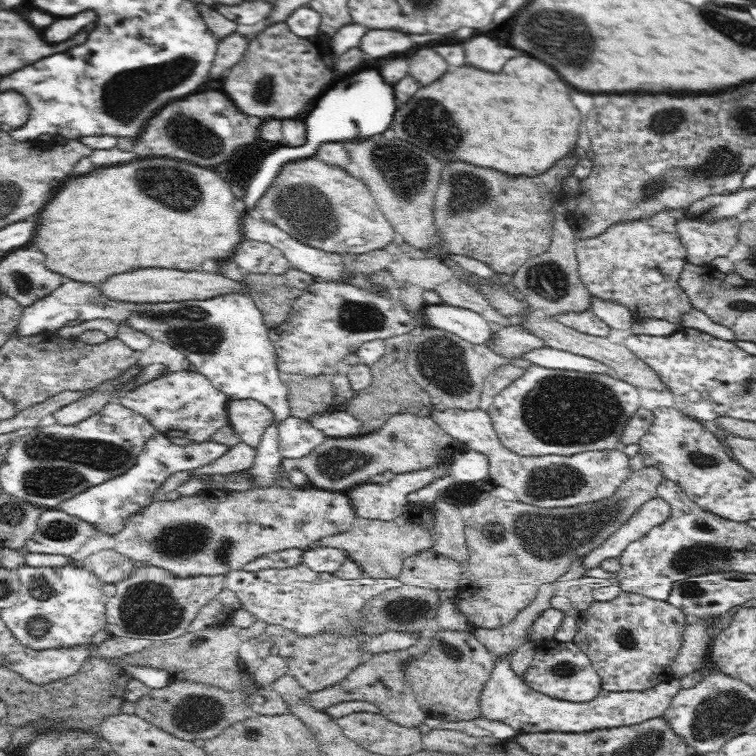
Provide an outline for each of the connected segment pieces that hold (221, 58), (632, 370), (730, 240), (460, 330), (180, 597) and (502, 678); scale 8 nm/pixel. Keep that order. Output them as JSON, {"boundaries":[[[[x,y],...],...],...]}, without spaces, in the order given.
{"boundaries":[[[[241,29],[220,40],[211,66],[212,74],[209,76],[218,78],[218,76],[227,74],[232,66],[242,60],[242,56],[244,56],[244,52],[248,48],[248,40],[250,39],[243,34]]],[[[539,314],[536,320],[520,320],[520,325],[525,329],[530,330],[530,332],[534,333],[537,337],[542,337],[544,342],[546,342],[546,347],[597,360],[610,368],[614,373],[614,376],[624,382],[652,390],[667,389],[666,385],[664,385],[664,381],[660,379],[660,375],[658,375],[650,365],[646,364],[643,360],[640,360],[624,344],[612,343],[608,341],[606,337],[578,332],[573,328],[556,322],[554,318],[543,317],[541,314]]],[[[728,217],[724,220],[713,221],[697,221],[687,218],[677,223],[676,231],[678,231],[678,236],[687,250],[687,262],[694,266],[703,267],[710,265],[710,262],[715,258],[728,256],[732,248],[739,242],[736,236],[742,220],[743,217]]],[[[427,304],[421,308],[424,322],[432,328],[458,335],[472,344],[488,345],[494,333],[490,323],[477,312],[448,304]]],[[[148,566],[135,568],[128,578],[115,584],[115,595],[105,604],[106,631],[118,637],[169,642],[189,633],[189,627],[200,608],[215,600],[224,590],[224,575],[175,577],[163,568]]],[[[506,657],[496,659],[490,679],[480,696],[480,714],[488,720],[500,720],[522,733],[567,732],[579,733],[596,729],[616,728],[622,725],[640,724],[648,719],[662,717],[672,699],[682,690],[676,678],[661,682],[655,688],[643,692],[607,692],[603,689],[590,702],[568,702],[532,691],[510,668]]]]}

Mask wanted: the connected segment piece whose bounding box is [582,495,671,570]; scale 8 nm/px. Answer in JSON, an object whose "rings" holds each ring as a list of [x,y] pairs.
{"rings":[[[660,495],[647,500],[612,536],[584,556],[584,569],[598,567],[606,558],[619,558],[631,542],[646,536],[651,528],[662,524],[670,513],[671,506]]]}

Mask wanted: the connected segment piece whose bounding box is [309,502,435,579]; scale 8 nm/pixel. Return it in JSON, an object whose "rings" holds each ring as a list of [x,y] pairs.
{"rings":[[[407,503],[404,512],[394,520],[376,521],[355,517],[350,530],[340,535],[326,536],[312,547],[332,547],[345,550],[349,558],[367,572],[370,578],[397,578],[404,557],[420,551],[432,550],[434,542],[434,510],[426,504]]]}

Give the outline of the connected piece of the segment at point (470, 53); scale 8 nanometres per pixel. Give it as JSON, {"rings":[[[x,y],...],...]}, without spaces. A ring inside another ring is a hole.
{"rings":[[[476,36],[476,38],[466,40],[464,50],[466,50],[468,64],[488,70],[488,72],[496,72],[496,68],[500,68],[500,64],[508,60],[502,54],[502,46],[488,36]]]}

